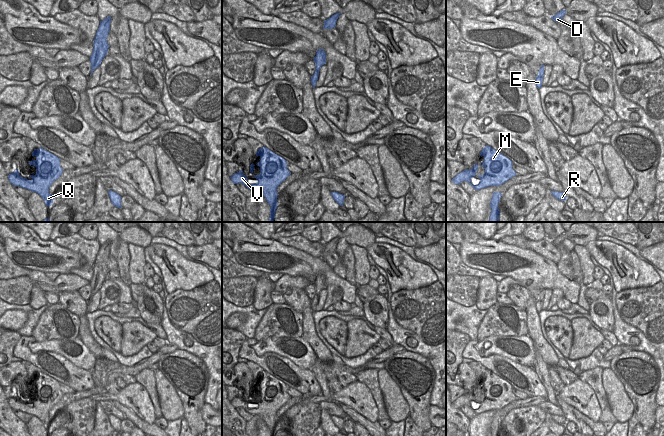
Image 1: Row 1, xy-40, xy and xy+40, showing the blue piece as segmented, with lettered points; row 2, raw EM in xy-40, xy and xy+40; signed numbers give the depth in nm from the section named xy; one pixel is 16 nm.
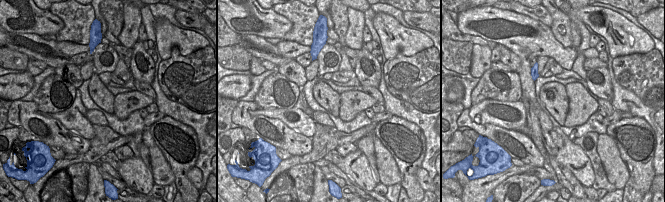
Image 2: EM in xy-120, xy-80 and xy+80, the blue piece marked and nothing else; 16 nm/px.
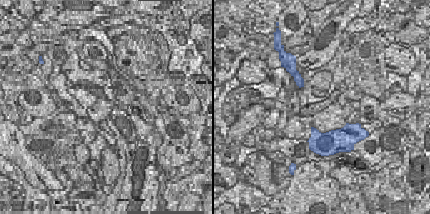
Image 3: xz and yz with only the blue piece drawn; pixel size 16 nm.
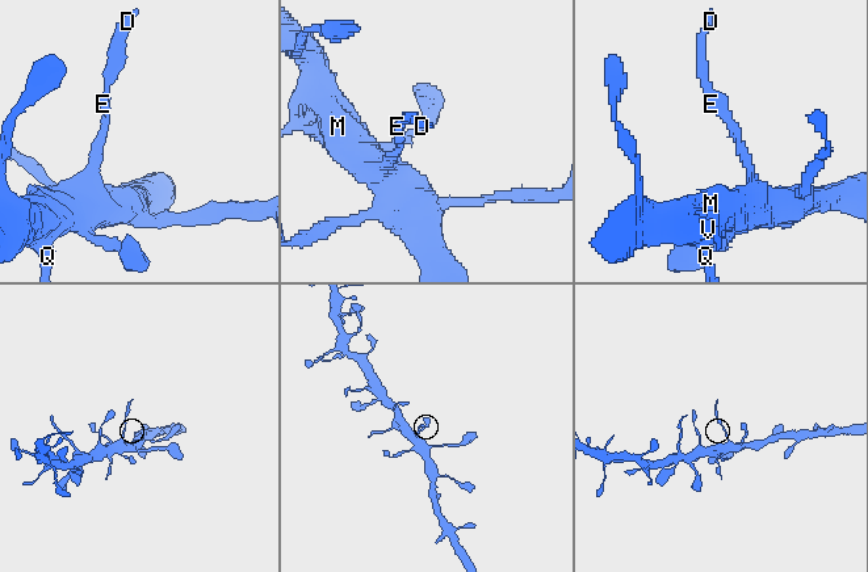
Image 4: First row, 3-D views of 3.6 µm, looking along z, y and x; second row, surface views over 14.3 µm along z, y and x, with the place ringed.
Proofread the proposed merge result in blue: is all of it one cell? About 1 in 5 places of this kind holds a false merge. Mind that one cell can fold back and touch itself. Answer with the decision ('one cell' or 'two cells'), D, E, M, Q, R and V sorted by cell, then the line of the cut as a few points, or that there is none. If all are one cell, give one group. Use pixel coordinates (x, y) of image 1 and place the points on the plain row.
one cell; D E M Q R V; no cut

